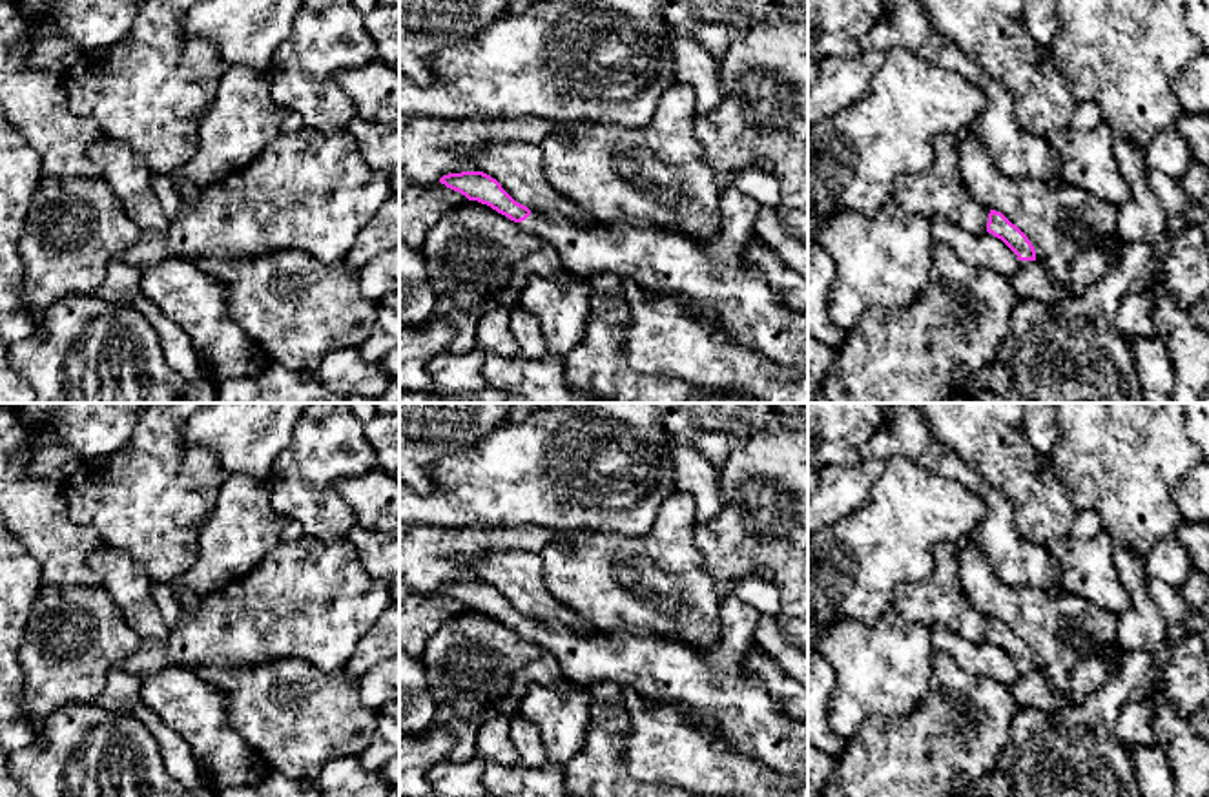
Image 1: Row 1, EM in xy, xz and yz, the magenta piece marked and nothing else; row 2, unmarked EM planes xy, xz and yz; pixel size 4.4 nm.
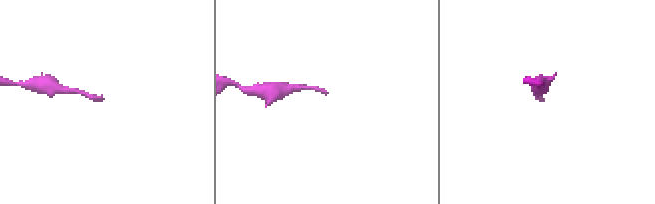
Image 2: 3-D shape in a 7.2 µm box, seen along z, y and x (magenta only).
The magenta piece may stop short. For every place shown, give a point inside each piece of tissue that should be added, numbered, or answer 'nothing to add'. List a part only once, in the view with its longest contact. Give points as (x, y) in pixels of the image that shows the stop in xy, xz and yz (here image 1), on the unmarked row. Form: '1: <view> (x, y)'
1: xz (713, 684)

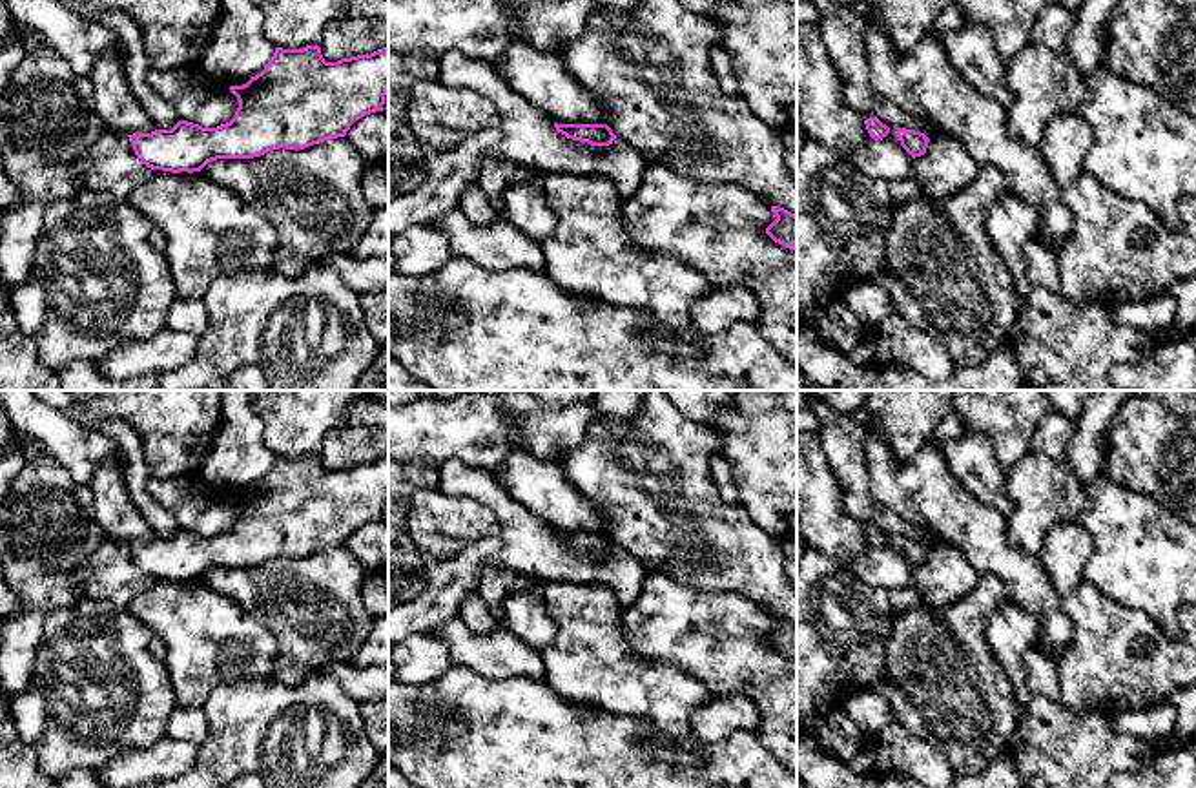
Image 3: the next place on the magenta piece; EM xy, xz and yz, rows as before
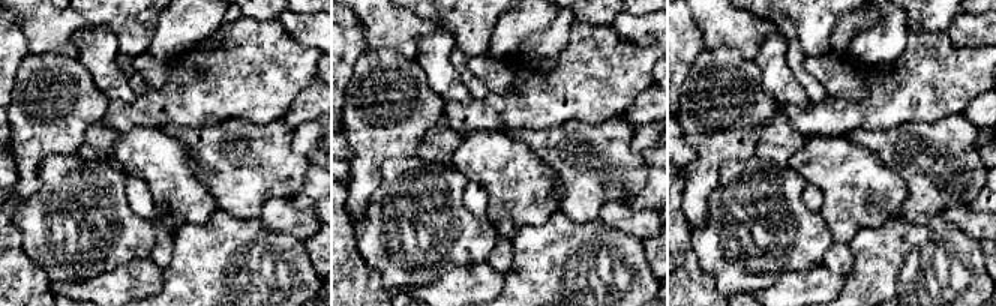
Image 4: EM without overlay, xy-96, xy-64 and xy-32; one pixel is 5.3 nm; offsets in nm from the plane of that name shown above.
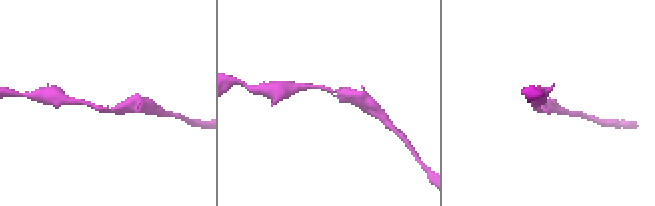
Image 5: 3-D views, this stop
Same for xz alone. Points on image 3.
nothing to add

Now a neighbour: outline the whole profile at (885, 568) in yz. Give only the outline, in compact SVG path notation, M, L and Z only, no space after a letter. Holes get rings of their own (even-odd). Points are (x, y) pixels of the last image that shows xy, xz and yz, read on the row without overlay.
M870 547L857 558L839 560L875 589L904 589L913 584L913 565L895 547Z

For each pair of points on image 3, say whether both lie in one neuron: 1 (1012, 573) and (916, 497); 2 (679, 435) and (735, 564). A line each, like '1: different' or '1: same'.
1: same
2: same

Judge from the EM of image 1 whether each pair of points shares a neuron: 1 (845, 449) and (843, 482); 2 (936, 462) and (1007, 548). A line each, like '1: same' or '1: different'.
1: different
2: same

